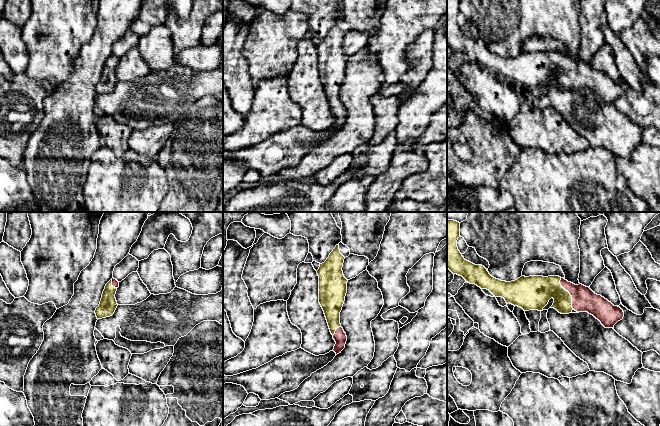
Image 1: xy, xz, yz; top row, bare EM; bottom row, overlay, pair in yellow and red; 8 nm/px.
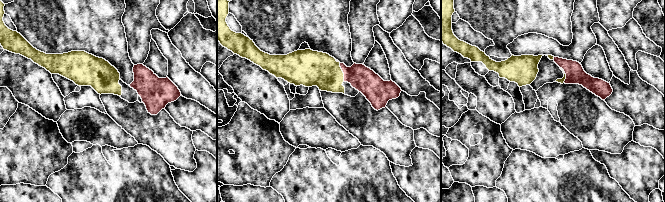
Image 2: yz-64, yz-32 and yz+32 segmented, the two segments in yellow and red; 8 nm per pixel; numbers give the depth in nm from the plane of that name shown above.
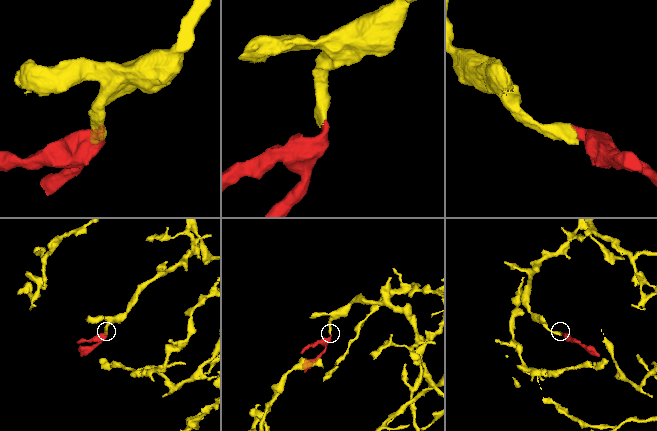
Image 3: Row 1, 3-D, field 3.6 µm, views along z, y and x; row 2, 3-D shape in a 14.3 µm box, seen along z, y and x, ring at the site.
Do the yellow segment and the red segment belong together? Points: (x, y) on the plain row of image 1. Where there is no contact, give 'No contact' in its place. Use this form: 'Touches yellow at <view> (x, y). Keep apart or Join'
Touches yellow at yz (569, 69). Join

